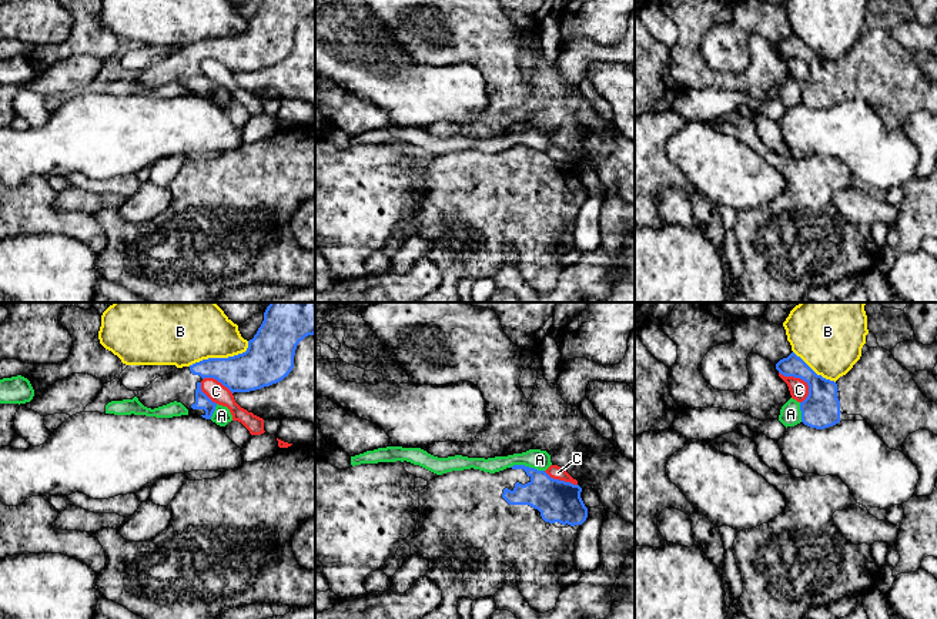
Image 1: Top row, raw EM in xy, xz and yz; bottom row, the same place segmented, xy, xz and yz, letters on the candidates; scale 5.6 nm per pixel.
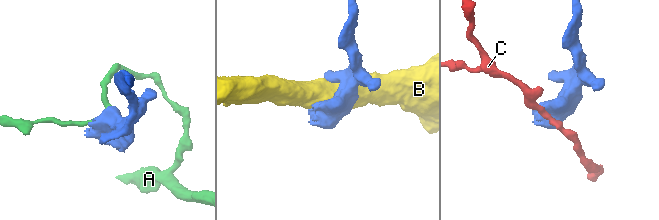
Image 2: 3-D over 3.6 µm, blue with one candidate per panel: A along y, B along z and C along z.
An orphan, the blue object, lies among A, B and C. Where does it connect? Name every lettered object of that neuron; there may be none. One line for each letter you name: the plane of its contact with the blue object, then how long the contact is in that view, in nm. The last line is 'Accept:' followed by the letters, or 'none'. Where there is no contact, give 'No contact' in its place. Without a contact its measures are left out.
Accept: none

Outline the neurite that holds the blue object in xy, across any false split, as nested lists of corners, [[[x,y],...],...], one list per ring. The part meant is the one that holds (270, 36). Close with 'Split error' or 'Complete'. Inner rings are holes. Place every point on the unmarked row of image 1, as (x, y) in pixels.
[[[264,0],[245,33],[208,39],[155,58],[138,71],[147,88],[181,83],[190,96],[211,100],[217,84],[203,71],[201,61],[214,58],[234,73],[250,73],[282,61],[294,48],[297,26],[315,14],[315,0]]]. Split error

